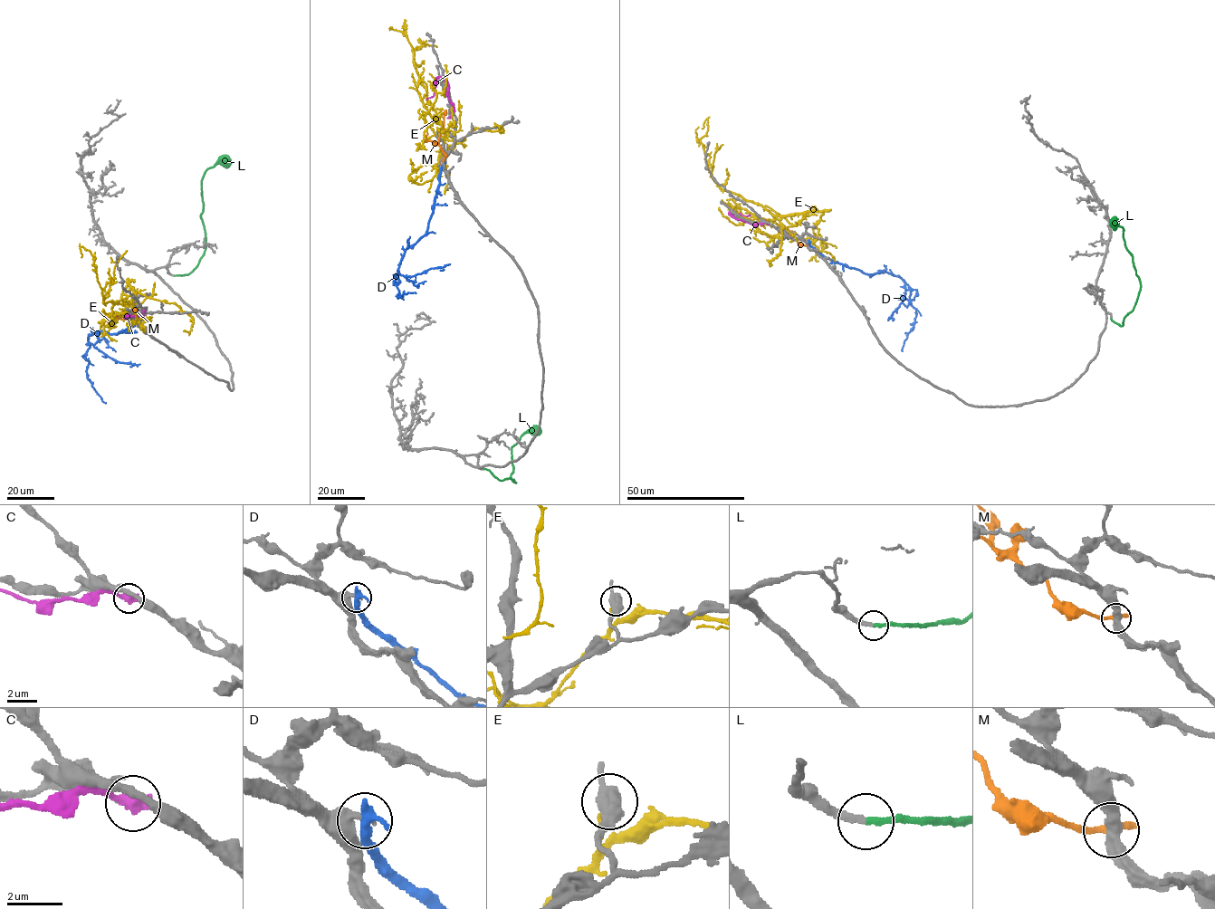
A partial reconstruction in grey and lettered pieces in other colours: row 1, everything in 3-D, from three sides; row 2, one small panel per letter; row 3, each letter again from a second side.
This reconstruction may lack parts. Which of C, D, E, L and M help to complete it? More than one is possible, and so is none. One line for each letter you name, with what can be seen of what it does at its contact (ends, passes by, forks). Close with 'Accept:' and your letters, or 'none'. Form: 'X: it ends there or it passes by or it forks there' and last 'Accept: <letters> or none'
L: it ends there
Accept: L

